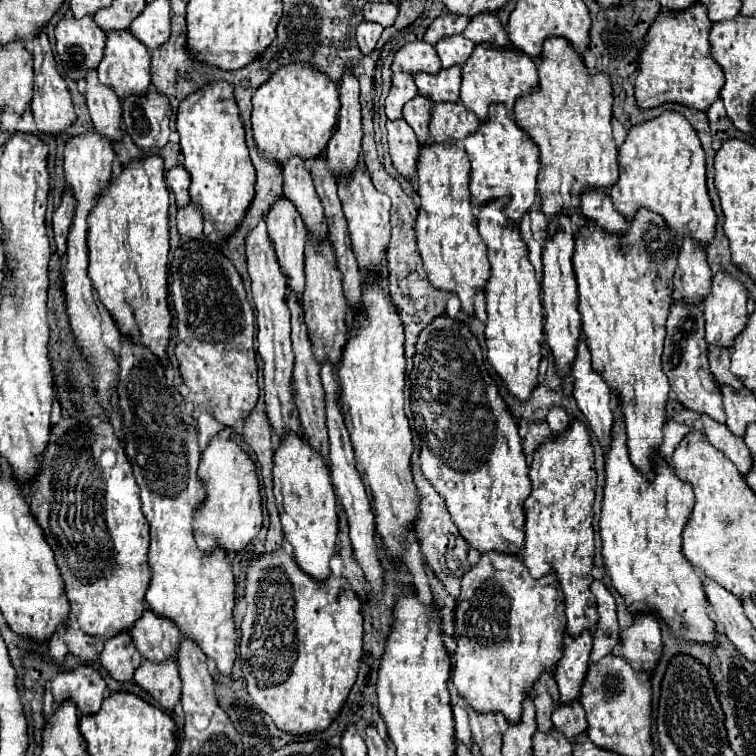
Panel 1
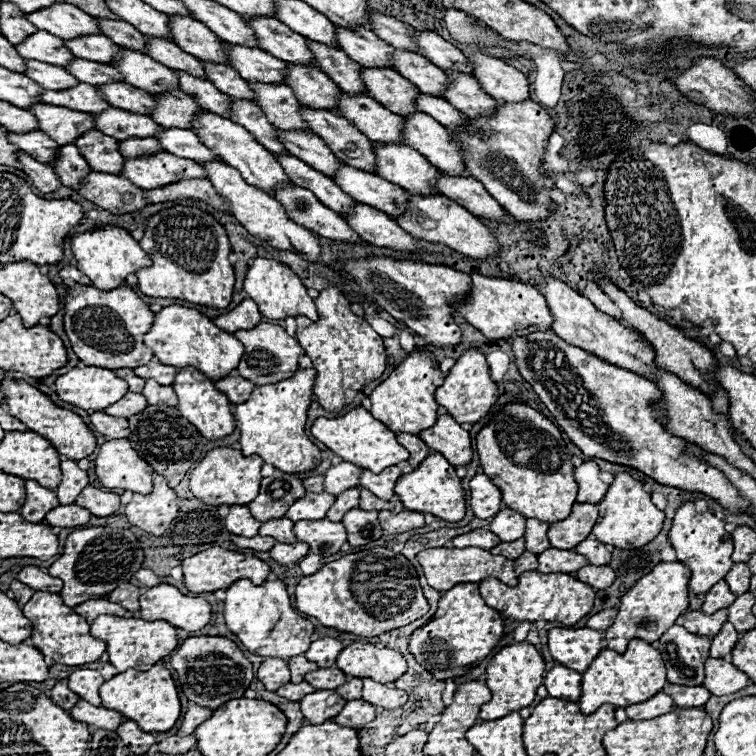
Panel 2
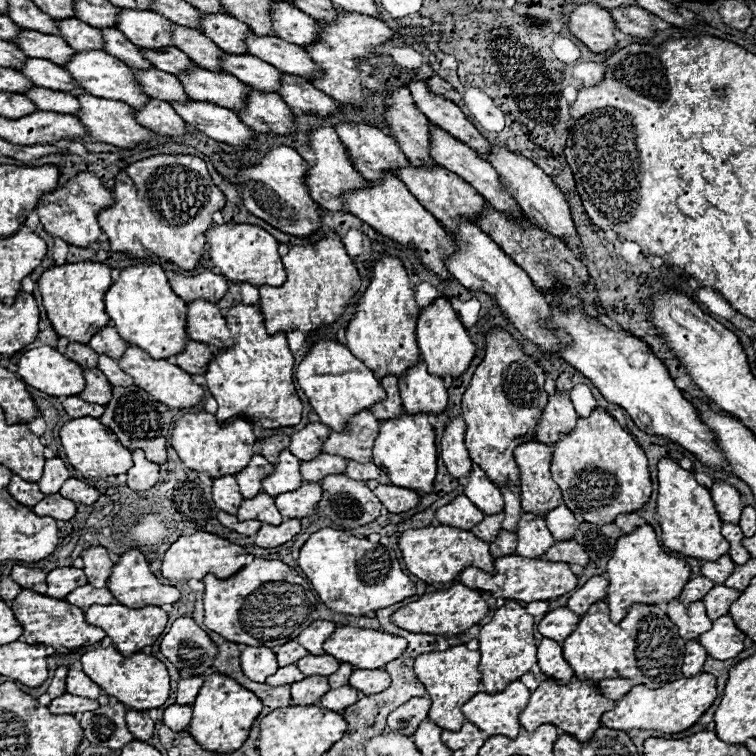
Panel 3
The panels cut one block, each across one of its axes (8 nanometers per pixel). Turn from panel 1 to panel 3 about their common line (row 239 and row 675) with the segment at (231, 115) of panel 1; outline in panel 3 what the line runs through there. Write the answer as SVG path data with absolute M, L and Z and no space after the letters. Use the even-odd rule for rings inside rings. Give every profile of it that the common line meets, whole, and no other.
M214 672L206 678L192 708L194 714L188 724L188 732L194 736L194 740L198 740L198 744L202 744L206 750L228 754L234 752L234 748L242 746L242 742L246 740L254 720L262 710L262 702L258 700L258 696L254 696L254 692L242 688L230 676Z

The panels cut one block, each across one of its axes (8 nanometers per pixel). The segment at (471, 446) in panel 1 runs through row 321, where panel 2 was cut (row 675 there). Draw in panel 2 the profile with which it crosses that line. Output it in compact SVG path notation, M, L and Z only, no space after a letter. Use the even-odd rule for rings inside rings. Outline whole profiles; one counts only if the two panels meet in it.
M456 584L440 598L432 620L410 636L408 650L436 680L448 680L480 664L502 636L504 620L498 610L486 606L480 598L478 584Z

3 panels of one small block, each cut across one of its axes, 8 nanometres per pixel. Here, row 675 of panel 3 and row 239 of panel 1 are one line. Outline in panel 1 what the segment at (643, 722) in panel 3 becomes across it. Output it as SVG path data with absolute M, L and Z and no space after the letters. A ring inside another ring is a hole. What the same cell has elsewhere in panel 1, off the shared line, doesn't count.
M674 110L662 112L658 118L632 124L618 152L620 178L610 188L614 208L632 218L638 206L658 212L674 230L696 238L704 246L714 238L716 212L706 186L706 156L696 130Z

